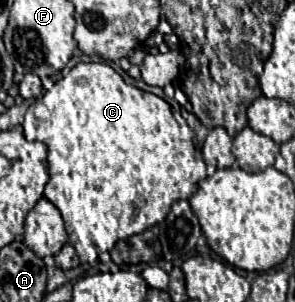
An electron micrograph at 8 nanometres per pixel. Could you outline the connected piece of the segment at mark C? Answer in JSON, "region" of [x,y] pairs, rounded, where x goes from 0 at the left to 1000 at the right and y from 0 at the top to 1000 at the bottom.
{"region":[[[275,205],[254,225],[241,225],[220,258],[186,272],[186,285],[173,298],[159,298],[153,318],[92,364],[85,404],[78,404],[78,437],[85,437],[92,464],[146,470],[159,483],[159,497],[166,497],[166,603],[153,616],[153,656],[200,689],[200,702],[207,702],[207,715],[220,728],[227,775],[234,775],[234,808],[220,808],[207,821],[207,834],[186,841],[186,874],[207,894],[234,894],[234,887],[268,881],[268,854],[275,854],[275,868],[302,868],[308,874],[308,868],[329,861],[336,834],[376,828],[397,795],[424,795],[424,788],[437,788],[451,775],[471,775],[471,768],[485,768],[498,755],[553,735],[566,702],[580,695],[580,675],[593,662],[647,656],[647,642],[668,629],[675,603],[702,589],[702,570],[695,570],[695,550],[688,550],[688,523],[668,517],[668,490],[661,490],[661,470],[654,470],[654,437],[634,417],[634,404],[627,404],[610,371],[586,364],[553,325],[539,325],[539,318],[525,318],[512,305],[485,305],[485,298],[471,298],[451,278],[431,278],[369,212],[336,212],[336,205],[288,212],[288,205]]]}

